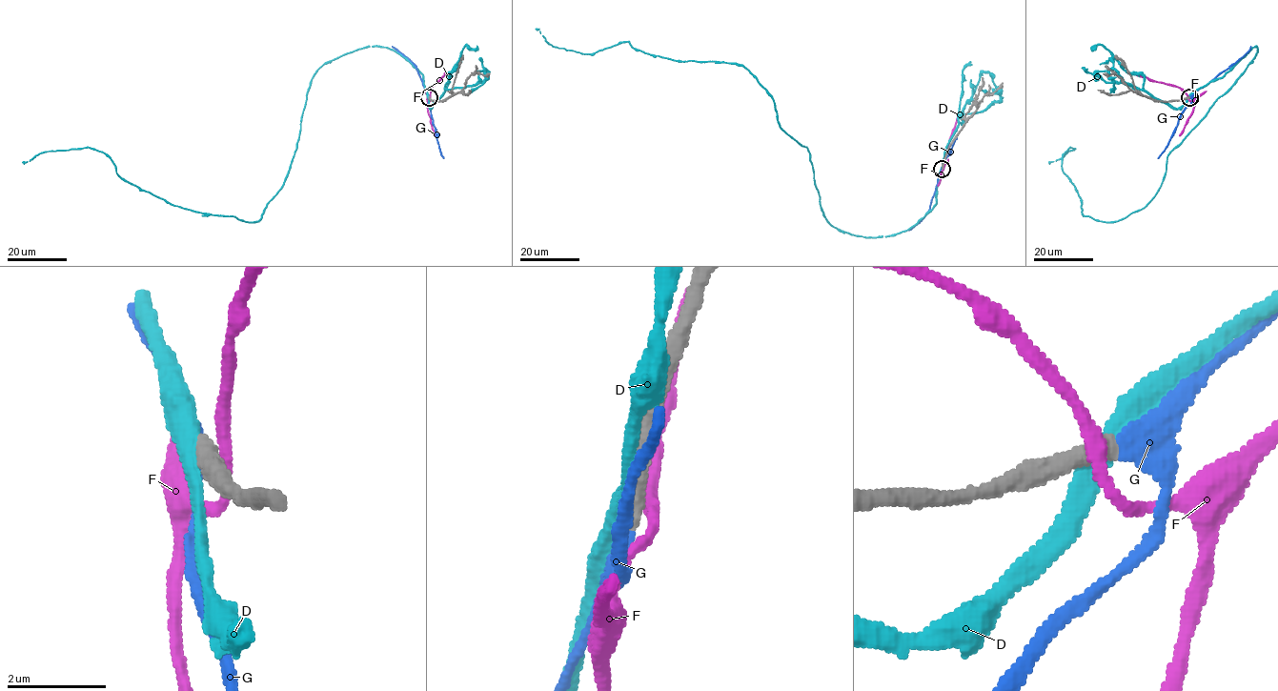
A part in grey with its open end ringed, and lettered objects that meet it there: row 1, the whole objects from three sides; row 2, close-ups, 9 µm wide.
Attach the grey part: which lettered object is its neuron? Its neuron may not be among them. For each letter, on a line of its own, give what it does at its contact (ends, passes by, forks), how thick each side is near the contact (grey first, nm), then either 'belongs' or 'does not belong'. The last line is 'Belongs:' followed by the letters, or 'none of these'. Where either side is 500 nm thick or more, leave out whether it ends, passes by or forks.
D: it passes by | 460/360 nm | does not belong
F: it passes by | 460/240 nm | does not belong
G: it passes by | 400/280 nm | belongs
Belongs: G

